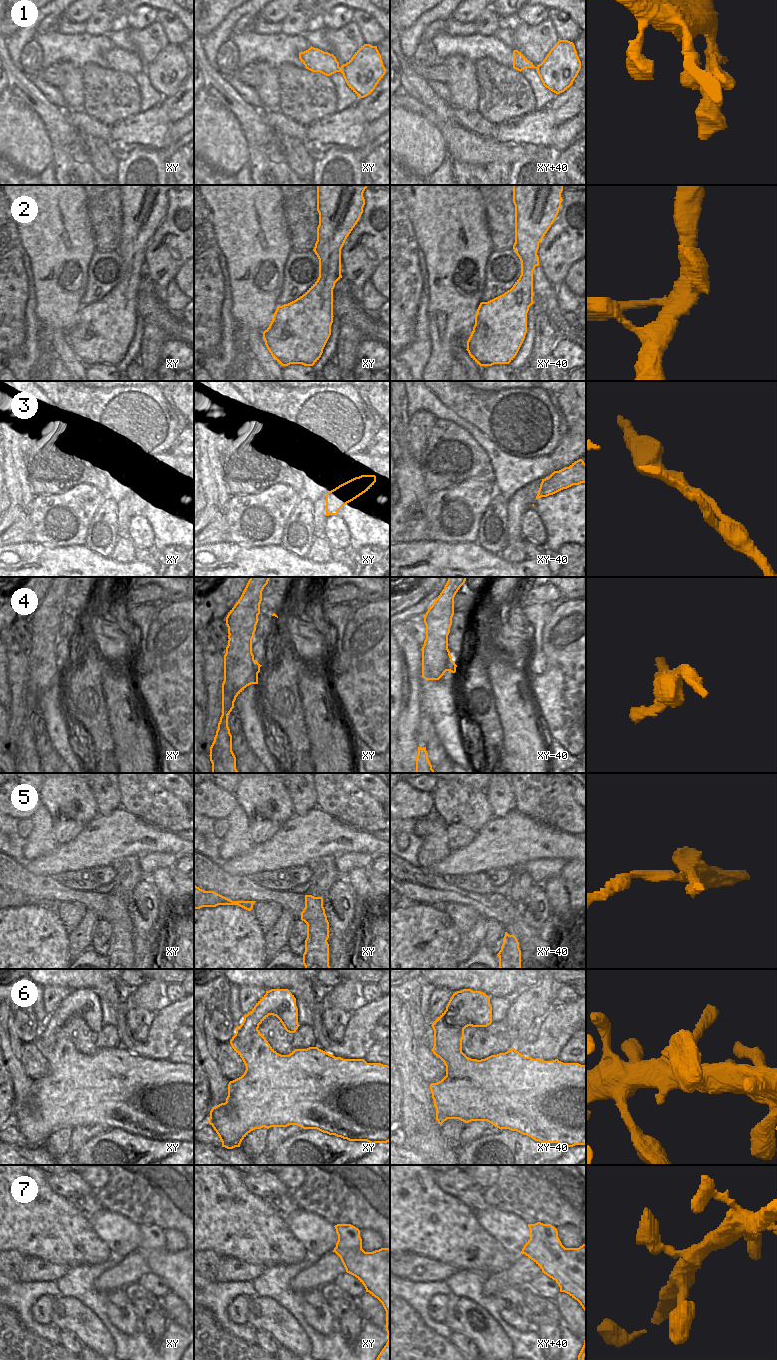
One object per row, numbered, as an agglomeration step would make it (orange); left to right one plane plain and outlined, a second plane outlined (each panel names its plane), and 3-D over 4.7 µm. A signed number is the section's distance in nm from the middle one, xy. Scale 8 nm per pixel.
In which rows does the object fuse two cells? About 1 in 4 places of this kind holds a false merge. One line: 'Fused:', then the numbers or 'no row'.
Fused: 4, 5

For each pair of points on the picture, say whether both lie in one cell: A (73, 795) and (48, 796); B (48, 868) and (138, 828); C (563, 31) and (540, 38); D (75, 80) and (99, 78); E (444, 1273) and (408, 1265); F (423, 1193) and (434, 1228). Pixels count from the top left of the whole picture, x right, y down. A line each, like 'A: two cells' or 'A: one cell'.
A: one cell
B: one cell
C: two cells
D: two cells
E: one cell
F: one cell

